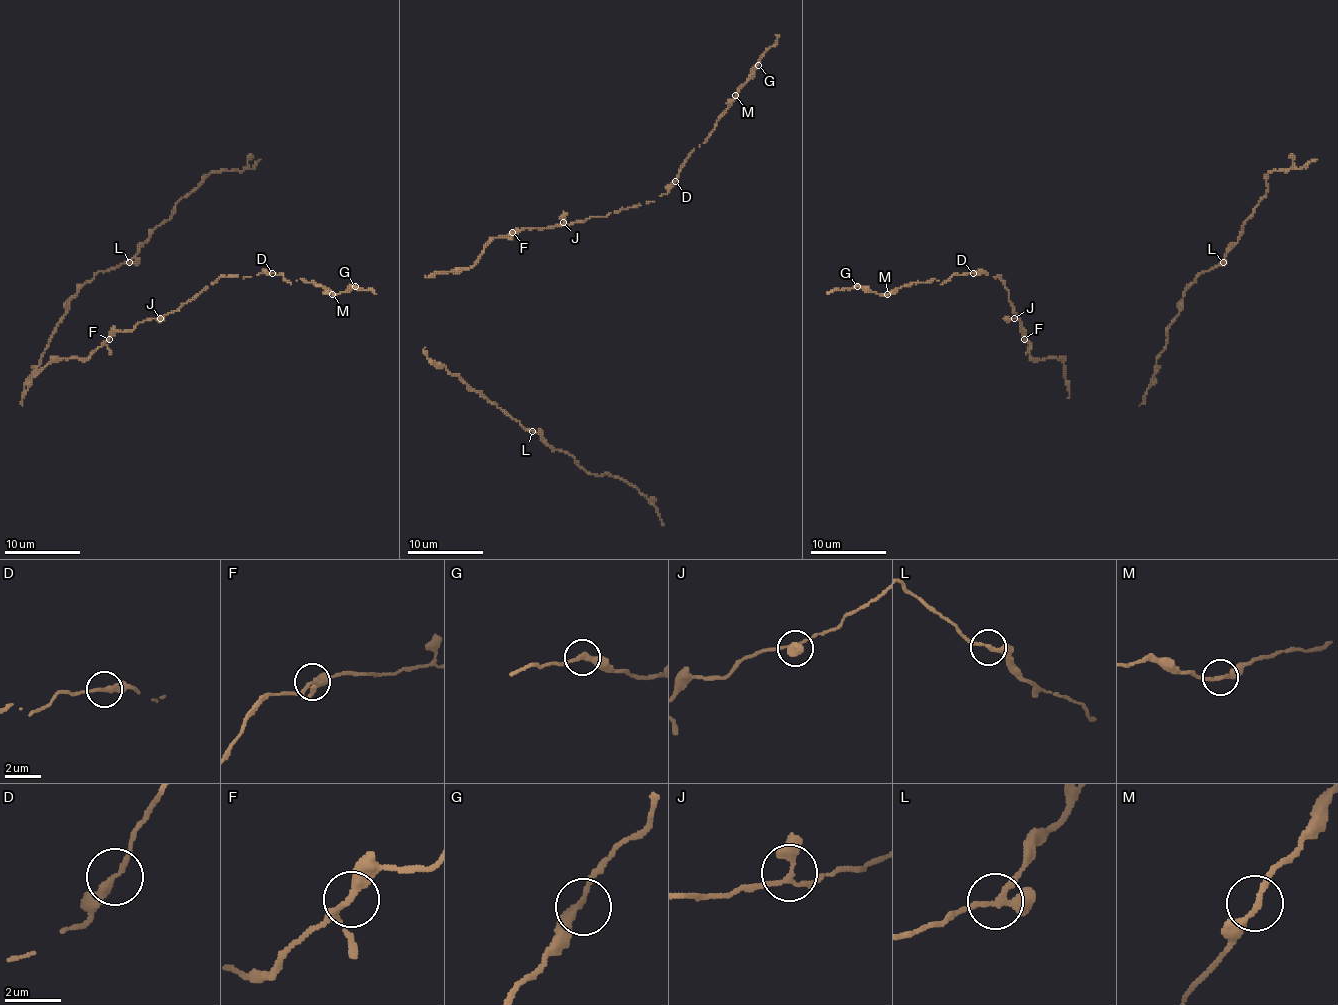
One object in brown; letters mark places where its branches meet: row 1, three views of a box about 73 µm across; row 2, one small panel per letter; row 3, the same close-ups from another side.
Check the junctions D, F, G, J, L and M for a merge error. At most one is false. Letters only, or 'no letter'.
no letter

